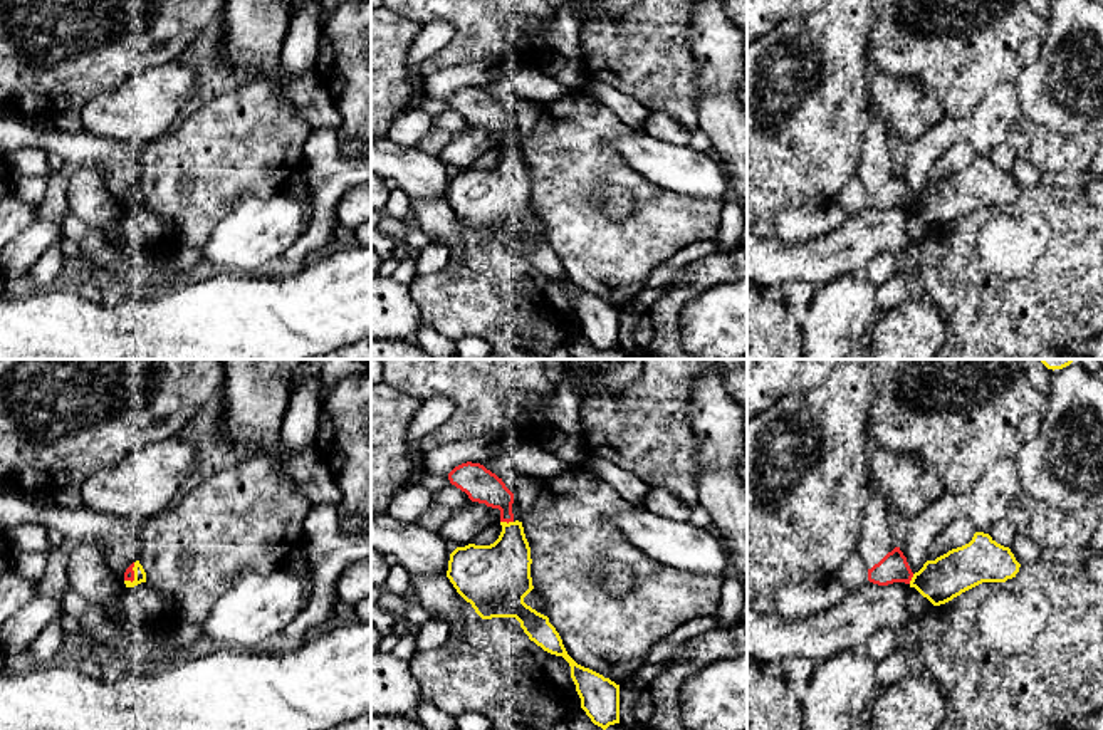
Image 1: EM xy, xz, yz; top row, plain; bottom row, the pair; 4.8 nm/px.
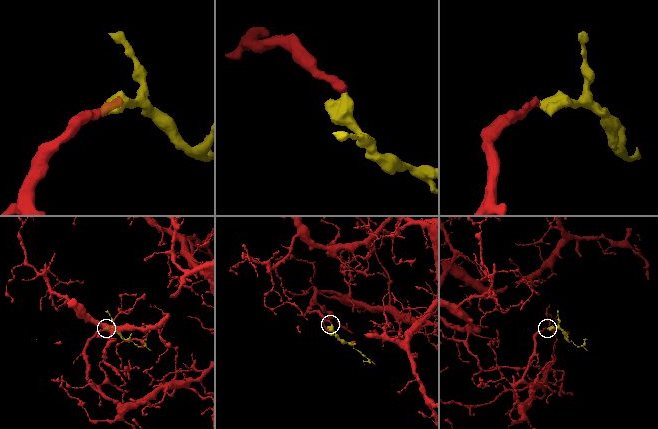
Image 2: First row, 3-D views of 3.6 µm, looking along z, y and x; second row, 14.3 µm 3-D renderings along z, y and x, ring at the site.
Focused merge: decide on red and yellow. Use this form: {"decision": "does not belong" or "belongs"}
{"decision": "belongs"}

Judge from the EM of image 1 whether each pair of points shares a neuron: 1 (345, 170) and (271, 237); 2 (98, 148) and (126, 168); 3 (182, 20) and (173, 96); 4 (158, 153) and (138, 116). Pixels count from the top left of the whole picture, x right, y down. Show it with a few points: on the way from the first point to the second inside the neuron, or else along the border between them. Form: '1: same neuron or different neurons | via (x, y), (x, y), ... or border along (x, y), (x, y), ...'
1: different neurons | border along (309, 187), (313, 220), (301, 235)
2: same neuron | via (104, 151), (120, 161)
3: different neurons | border along (175, 59), (150, 66), (138, 74)
4: different neurons | border along (170, 130), (138, 148)

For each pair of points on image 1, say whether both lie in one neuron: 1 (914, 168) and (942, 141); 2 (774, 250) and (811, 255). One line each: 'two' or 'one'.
1: one
2: one

